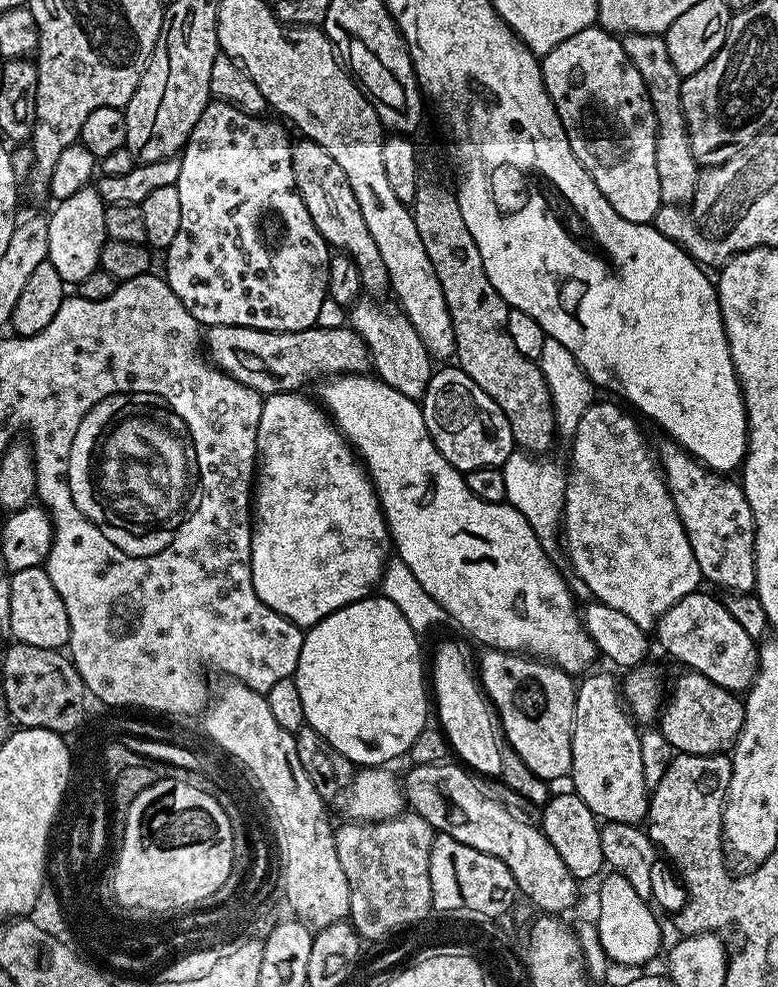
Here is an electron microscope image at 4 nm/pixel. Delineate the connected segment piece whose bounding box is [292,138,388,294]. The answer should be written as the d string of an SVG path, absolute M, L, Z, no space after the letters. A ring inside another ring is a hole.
M300 138L292 146L292 165L296 190L324 241L333 249L346 252L358 266L362 274L362 286L368 294L380 294L388 288L386 266L382 264L382 254L378 254L378 246L374 246L374 238L370 238L370 230L366 230L366 221L362 218L362 210L358 210L358 198L354 198L354 190L350 190L350 182L346 182L346 173L318 146L318 142Z

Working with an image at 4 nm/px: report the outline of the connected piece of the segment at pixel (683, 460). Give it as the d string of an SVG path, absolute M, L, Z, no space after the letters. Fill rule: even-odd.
M668 438L663 441L665 444L658 448L658 459L660 466L664 470L664 481L668 483L668 489L670 494L674 498L674 506L678 510L678 518L682 522L682 526L686 530L686 538L690 538L690 546L694 550L694 558L698 562L700 567L701 577L705 581L708 580L712 584L717 584L720 588L725 588L725 593L728 594L739 594L741 592L752 592L756 587L756 527L754 526L754 518L752 517L752 511L750 510L750 502L746 502L746 494L744 493L743 487L739 483L736 484L727 475L719 472L713 472L712 469L704 467L700 461L694 459L692 455L684 448L681 448L675 440Z

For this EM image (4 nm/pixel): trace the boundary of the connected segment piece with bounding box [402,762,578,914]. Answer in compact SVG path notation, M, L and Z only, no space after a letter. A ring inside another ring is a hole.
M459 763L418 764L409 769L402 776L407 807L426 818L433 832L458 838L458 842L466 842L466 846L501 860L514 874L519 895L533 900L541 913L564 914L560 912L577 907L578 881L566 870L566 862L562 862L558 850L550 846L535 823L506 805L487 799L479 790L477 777Z

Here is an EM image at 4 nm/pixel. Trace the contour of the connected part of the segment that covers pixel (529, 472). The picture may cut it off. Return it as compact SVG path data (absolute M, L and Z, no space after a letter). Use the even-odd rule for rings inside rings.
M514 450L510 458L506 458L502 471L506 478L506 502L514 510L518 510L522 518L526 518L541 544L551 546L556 536L558 540L558 529L562 524L566 472L554 461L544 459L548 458L537 458L523 450Z

